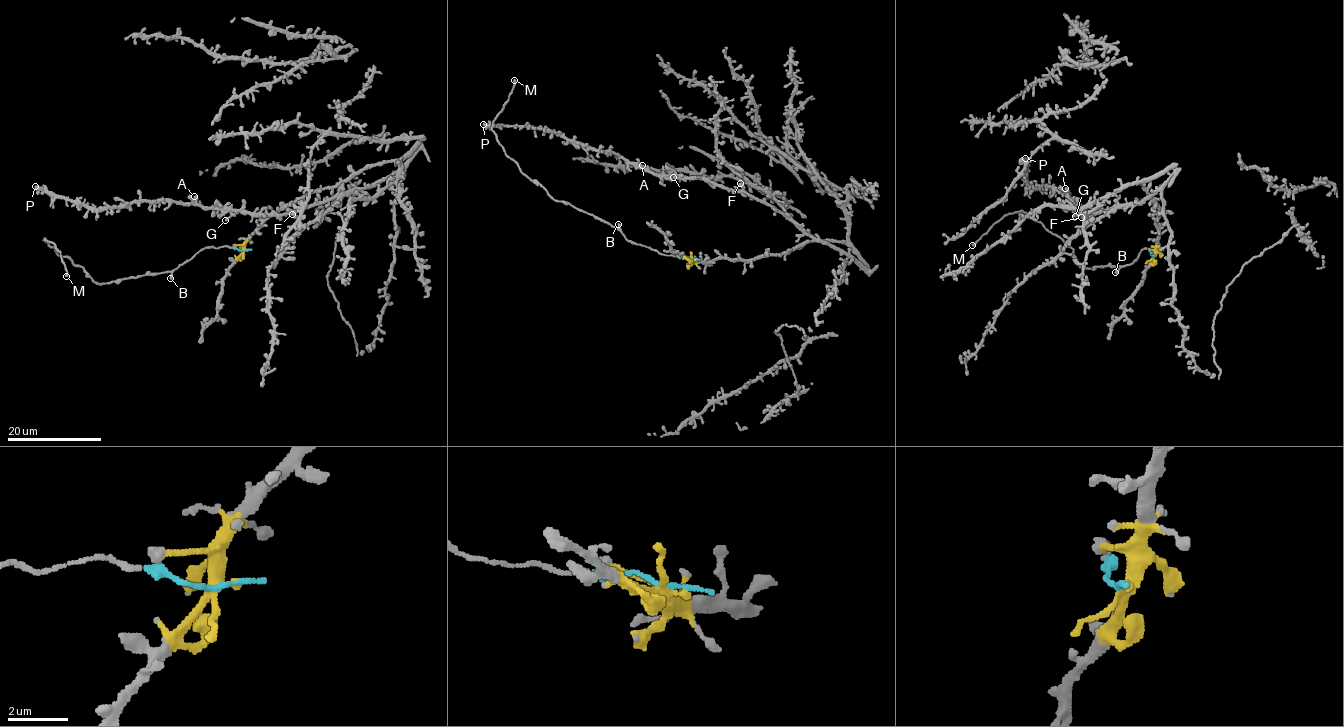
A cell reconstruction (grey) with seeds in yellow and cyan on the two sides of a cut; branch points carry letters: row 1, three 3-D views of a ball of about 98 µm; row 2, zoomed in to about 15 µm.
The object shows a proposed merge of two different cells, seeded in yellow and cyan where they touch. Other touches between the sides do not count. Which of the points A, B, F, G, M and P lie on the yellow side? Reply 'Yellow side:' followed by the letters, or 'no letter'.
Yellow side: A, F, G, P

